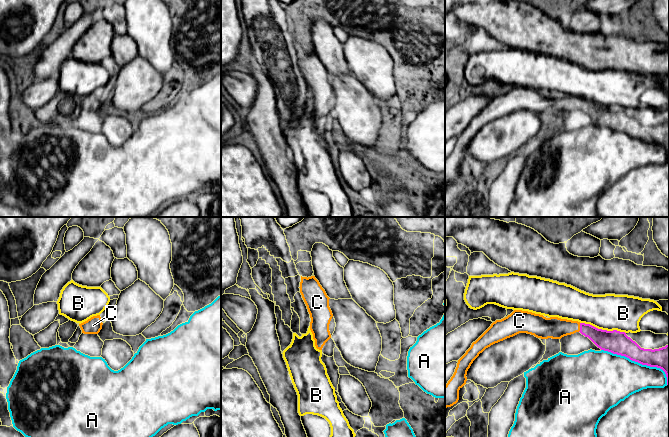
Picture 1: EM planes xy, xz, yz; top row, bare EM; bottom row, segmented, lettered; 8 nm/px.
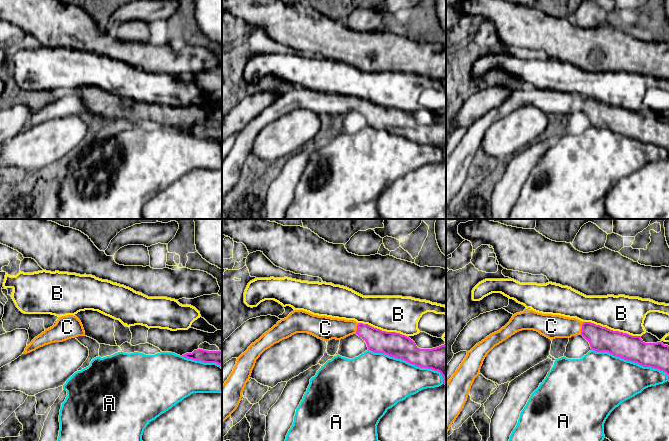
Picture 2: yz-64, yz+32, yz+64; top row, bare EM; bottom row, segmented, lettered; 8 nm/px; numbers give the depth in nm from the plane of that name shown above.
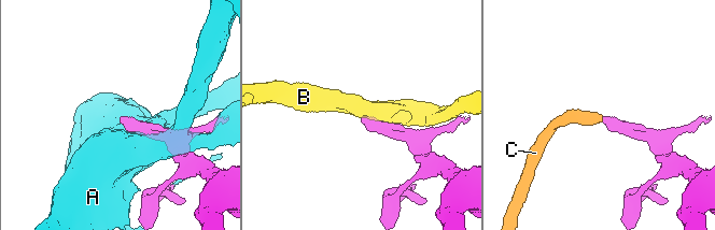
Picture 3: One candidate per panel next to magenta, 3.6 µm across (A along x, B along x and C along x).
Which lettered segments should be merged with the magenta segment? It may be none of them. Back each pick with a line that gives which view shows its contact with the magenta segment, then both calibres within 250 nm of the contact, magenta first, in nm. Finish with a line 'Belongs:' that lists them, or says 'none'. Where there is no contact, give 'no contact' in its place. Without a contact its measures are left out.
C: contact in yz; calibres 160 and 170 nm
Belongs: C

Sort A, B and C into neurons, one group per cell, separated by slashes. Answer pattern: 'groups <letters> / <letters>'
groups A / B / C

